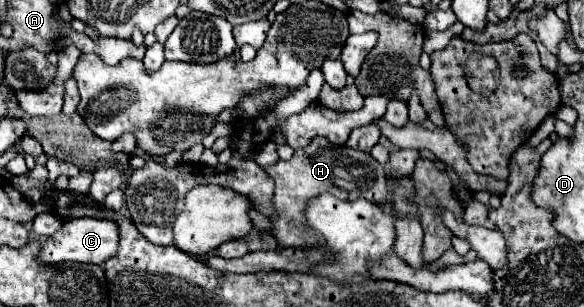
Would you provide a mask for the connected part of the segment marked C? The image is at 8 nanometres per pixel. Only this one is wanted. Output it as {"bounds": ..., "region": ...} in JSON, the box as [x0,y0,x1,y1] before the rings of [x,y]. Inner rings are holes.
{"bounds":[40,218,118,264],"region":[[[74,218],[64,222],[64,226],[48,238],[42,246],[40,262],[44,264],[60,264],[60,262],[86,262],[86,264],[102,264],[116,254],[118,248],[118,224],[114,220],[104,218]]]}

